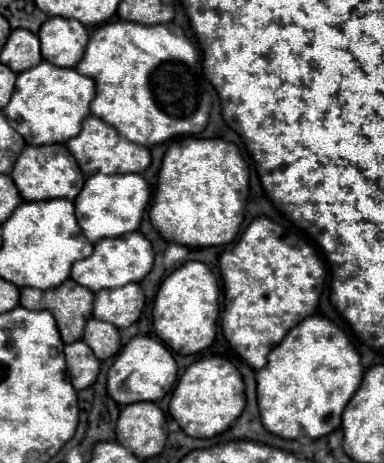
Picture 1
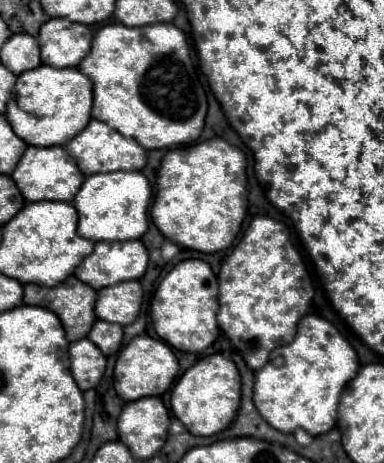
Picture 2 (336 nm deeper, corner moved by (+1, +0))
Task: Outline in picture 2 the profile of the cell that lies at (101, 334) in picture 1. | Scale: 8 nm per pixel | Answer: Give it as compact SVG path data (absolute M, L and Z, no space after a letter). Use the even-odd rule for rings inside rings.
M97 319L89 339L105 353L105 355L115 355L121 347L121 339L123 339L123 327L119 323L107 323Z

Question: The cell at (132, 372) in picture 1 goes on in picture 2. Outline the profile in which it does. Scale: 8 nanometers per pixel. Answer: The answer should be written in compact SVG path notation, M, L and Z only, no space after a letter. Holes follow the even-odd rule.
M139 335L131 339L127 347L121 349L115 363L115 371L113 371L113 385L115 385L117 395L123 401L135 401L147 395L163 395L171 387L177 373L179 373L179 363L173 349L161 339Z

